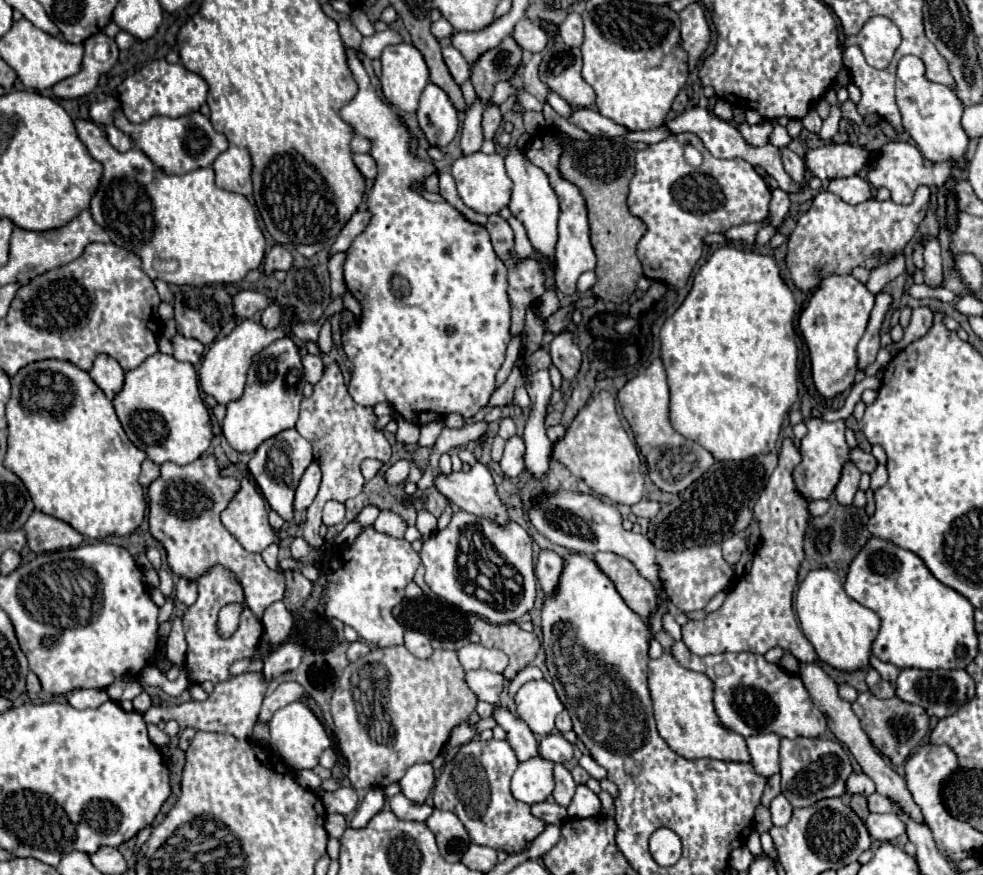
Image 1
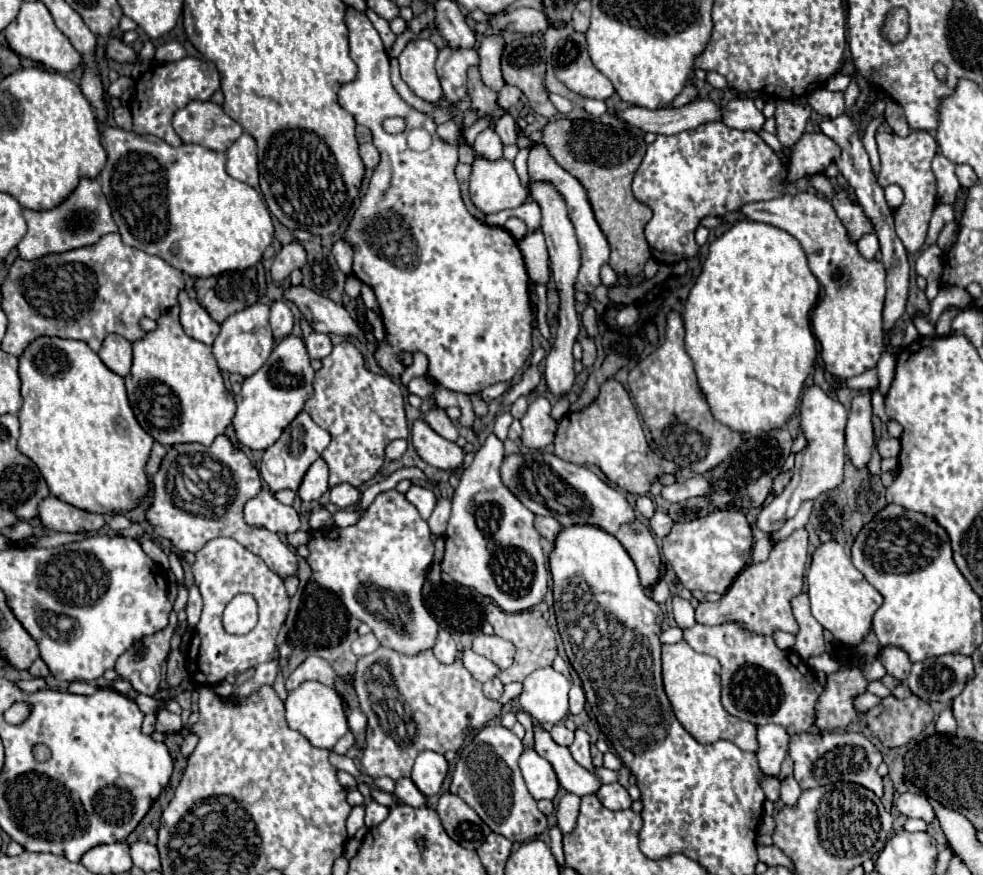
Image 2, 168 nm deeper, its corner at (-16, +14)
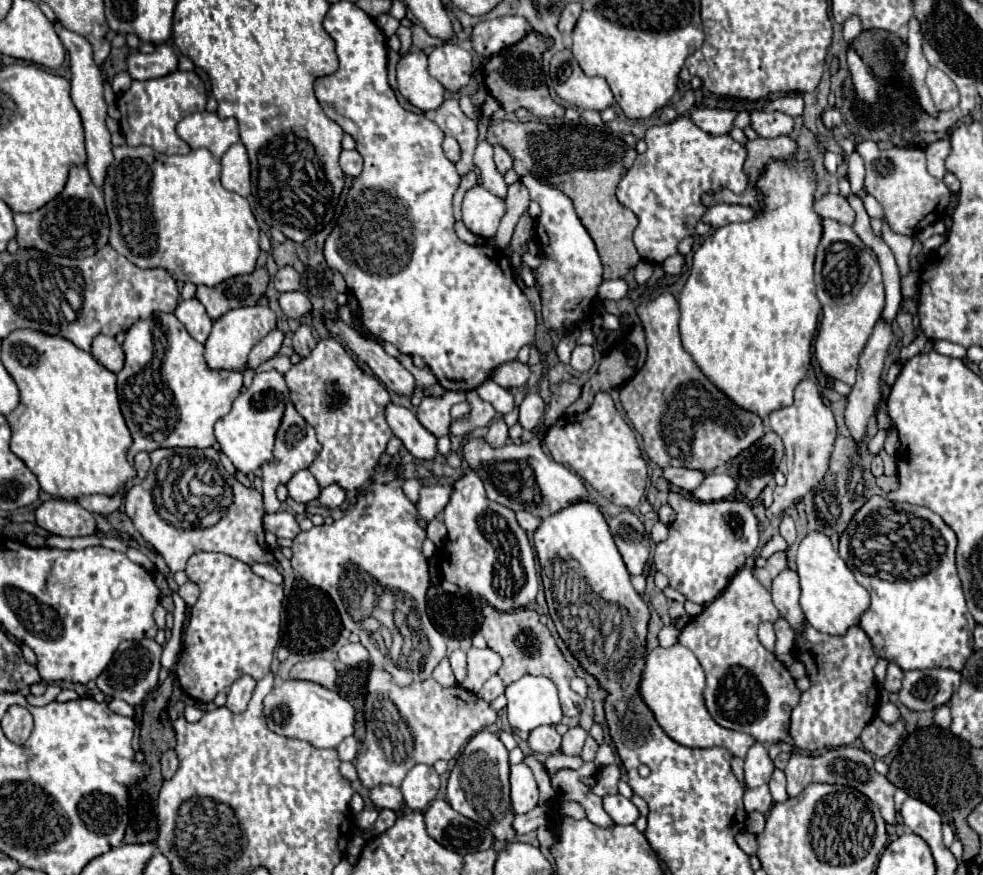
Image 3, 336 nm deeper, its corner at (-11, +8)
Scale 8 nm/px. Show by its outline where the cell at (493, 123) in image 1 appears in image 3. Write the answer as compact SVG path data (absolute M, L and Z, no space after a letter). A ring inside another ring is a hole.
M495 146L495 158L493 160L495 160L495 166L497 166L497 170L501 174L505 174L507 170L511 170L511 166L513 166L513 160L507 154L507 150L505 148L499 148L499 146Z

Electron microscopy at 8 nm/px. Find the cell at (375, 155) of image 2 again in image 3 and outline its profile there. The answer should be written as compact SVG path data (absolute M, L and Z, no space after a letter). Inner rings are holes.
M343 150L341 156L339 156L339 166L341 166L343 174L357 176L361 172L361 168L363 168L363 158L355 150Z

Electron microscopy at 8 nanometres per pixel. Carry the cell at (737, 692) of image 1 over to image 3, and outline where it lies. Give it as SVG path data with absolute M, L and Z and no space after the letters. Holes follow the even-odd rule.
M743 566L731 578L727 588L711 604L707 604L699 616L689 620L679 634L679 642L697 656L699 664L707 674L707 686L703 698L711 718L723 728L751 734L757 742L781 742L789 736L789 716L795 704L799 704L799 696L801 696L789 670L783 664L779 664L775 656L767 652L757 638L759 622L763 620L775 622L777 618L779 612L771 602L769 590L763 588L761 582L753 576L751 566Z

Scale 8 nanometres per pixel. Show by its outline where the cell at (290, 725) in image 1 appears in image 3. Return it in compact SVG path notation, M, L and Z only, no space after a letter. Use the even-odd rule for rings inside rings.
M281 680L263 700L263 714L271 732L285 738L299 738L315 748L337 748L343 738L353 736L355 708L337 692L309 680Z

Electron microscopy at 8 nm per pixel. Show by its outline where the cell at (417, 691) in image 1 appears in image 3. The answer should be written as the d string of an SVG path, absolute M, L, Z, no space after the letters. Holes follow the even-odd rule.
M371 668L369 682L367 682L367 698L365 698L365 720L367 720L367 734L361 744L361 750L355 758L355 766L359 772L359 780L365 788L373 788L375 784L389 784L389 786L401 786L405 774L415 764L427 764L433 766L437 760L451 760L457 756L457 752L485 726L493 724L497 720L497 712L491 710L491 706L467 692L461 686L443 688L433 678L425 682L415 682L407 688L399 688L391 682L391 676L383 670Z

